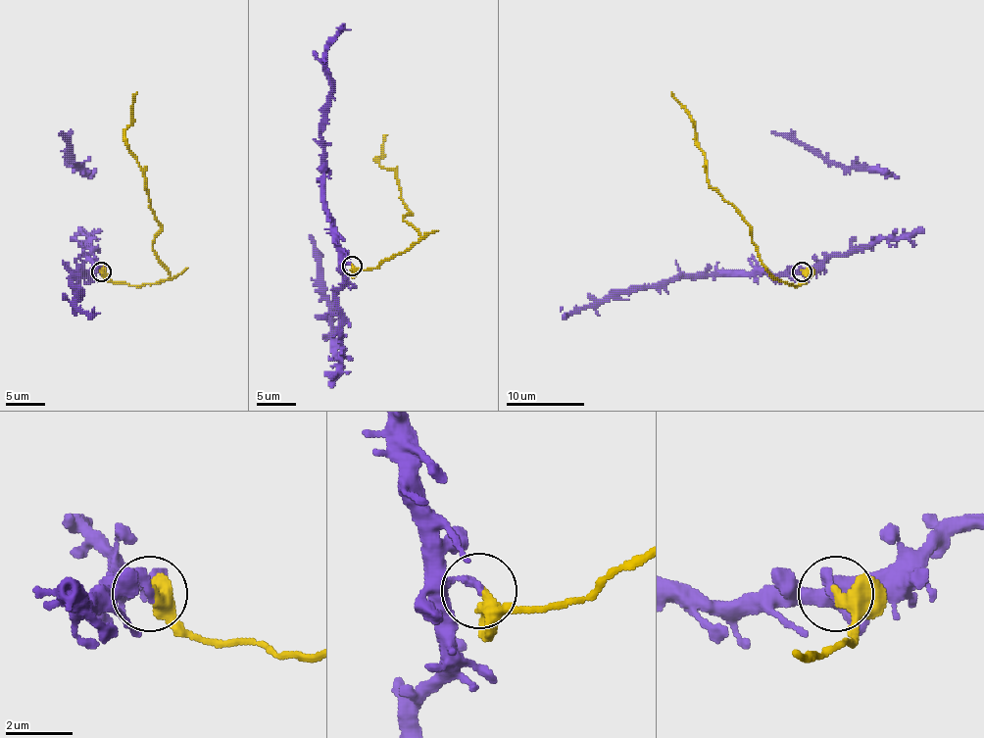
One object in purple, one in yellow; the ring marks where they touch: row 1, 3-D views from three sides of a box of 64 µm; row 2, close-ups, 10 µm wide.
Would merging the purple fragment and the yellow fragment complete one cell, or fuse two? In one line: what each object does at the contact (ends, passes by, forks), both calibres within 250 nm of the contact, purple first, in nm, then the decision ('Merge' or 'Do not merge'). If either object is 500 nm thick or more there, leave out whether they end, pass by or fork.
At the ring purple ends. At the ring yellow passes by. Thickness 280 nm (purple) against 360 nm. Do not merge

